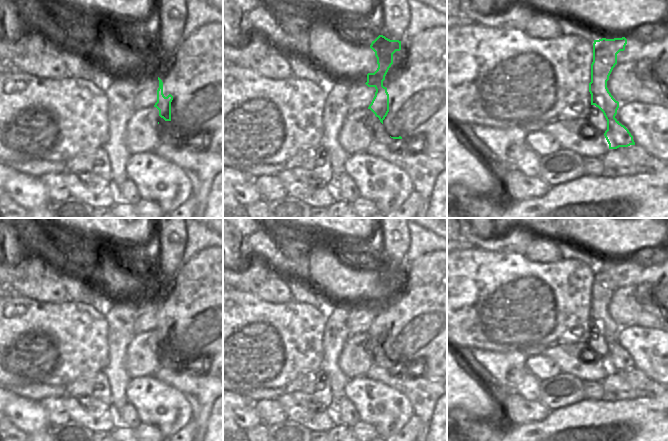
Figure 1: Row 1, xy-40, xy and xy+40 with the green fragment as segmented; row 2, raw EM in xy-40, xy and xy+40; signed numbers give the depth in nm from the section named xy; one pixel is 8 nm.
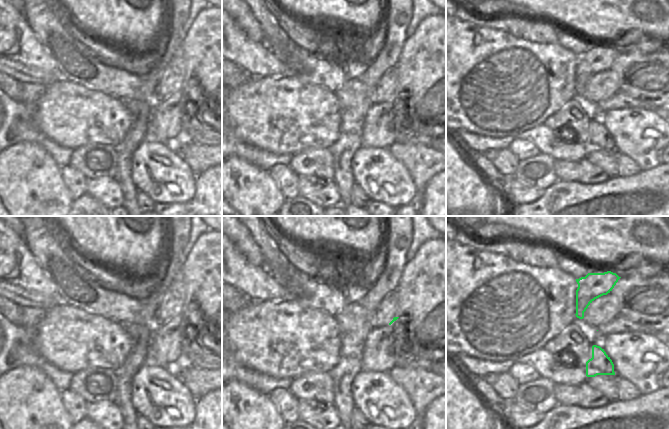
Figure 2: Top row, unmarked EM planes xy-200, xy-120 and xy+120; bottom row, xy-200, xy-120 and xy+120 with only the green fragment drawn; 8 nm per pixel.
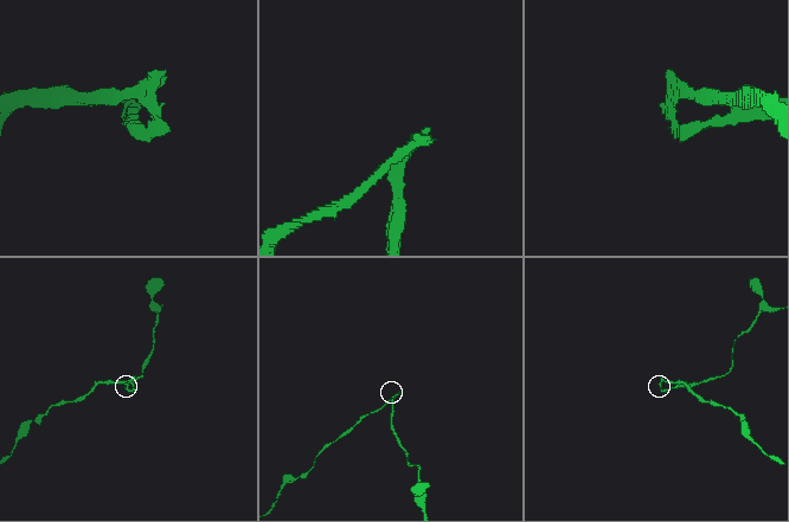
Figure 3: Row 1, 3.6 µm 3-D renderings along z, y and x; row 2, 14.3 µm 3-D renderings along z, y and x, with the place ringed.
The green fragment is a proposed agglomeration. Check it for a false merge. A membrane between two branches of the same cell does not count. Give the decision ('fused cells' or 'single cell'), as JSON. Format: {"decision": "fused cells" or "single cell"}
{"decision": "fused cells"}

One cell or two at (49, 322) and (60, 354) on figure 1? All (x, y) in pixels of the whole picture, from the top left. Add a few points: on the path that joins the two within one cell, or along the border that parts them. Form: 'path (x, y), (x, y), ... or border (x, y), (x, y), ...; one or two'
path (49, 330), (59, 342), (59, 346); one

